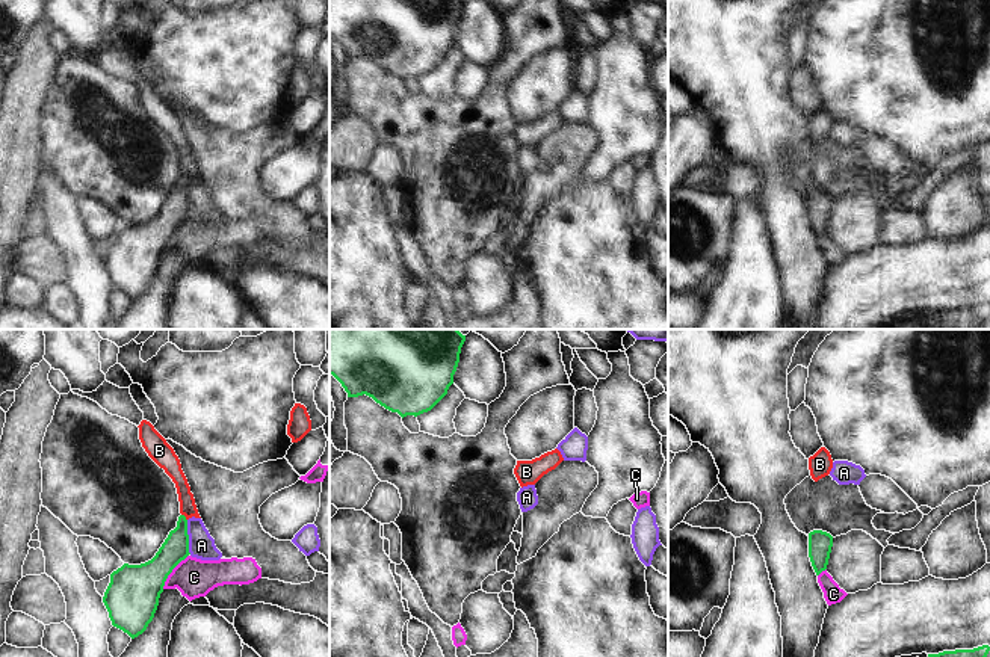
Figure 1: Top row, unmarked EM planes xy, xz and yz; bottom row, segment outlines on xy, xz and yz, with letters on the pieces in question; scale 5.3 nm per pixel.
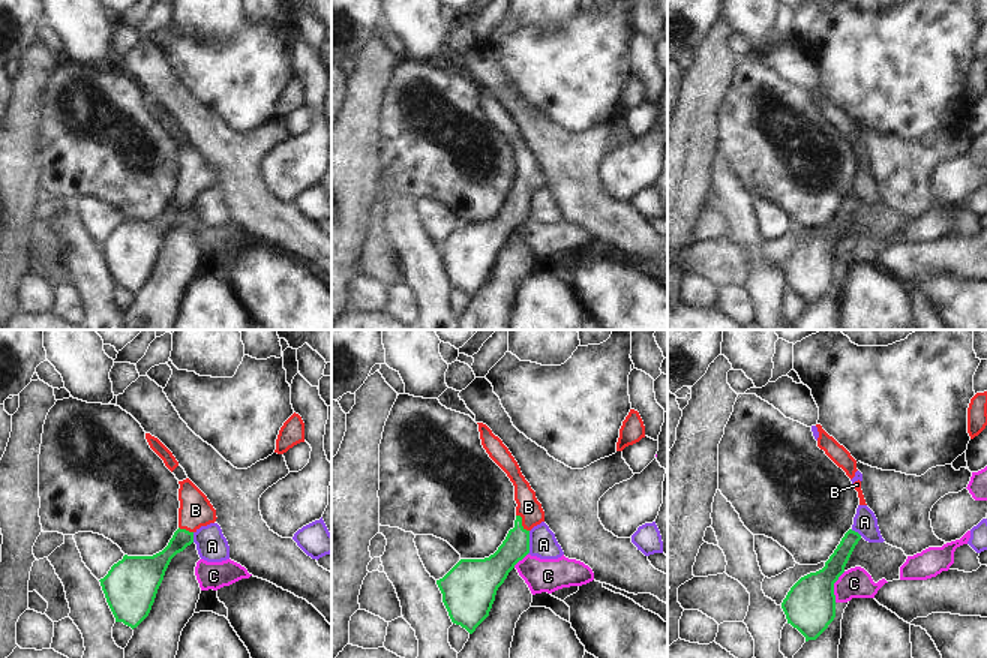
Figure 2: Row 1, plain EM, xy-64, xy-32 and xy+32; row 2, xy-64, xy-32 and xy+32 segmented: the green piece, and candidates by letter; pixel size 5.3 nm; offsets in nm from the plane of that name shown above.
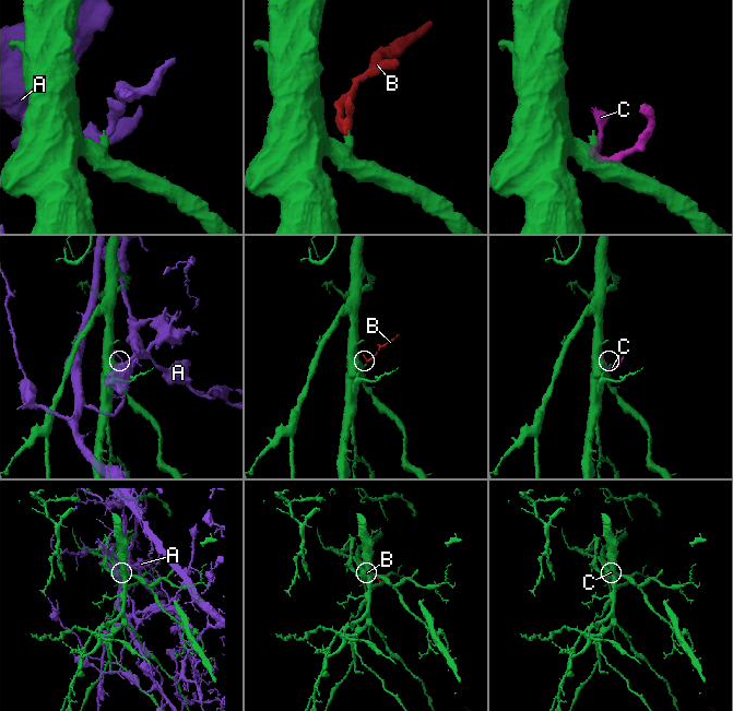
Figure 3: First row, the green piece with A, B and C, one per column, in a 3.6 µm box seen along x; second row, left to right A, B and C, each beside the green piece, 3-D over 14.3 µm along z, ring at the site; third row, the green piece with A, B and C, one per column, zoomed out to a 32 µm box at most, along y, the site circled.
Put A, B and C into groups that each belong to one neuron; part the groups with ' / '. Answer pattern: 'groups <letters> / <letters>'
groups A / B / C

